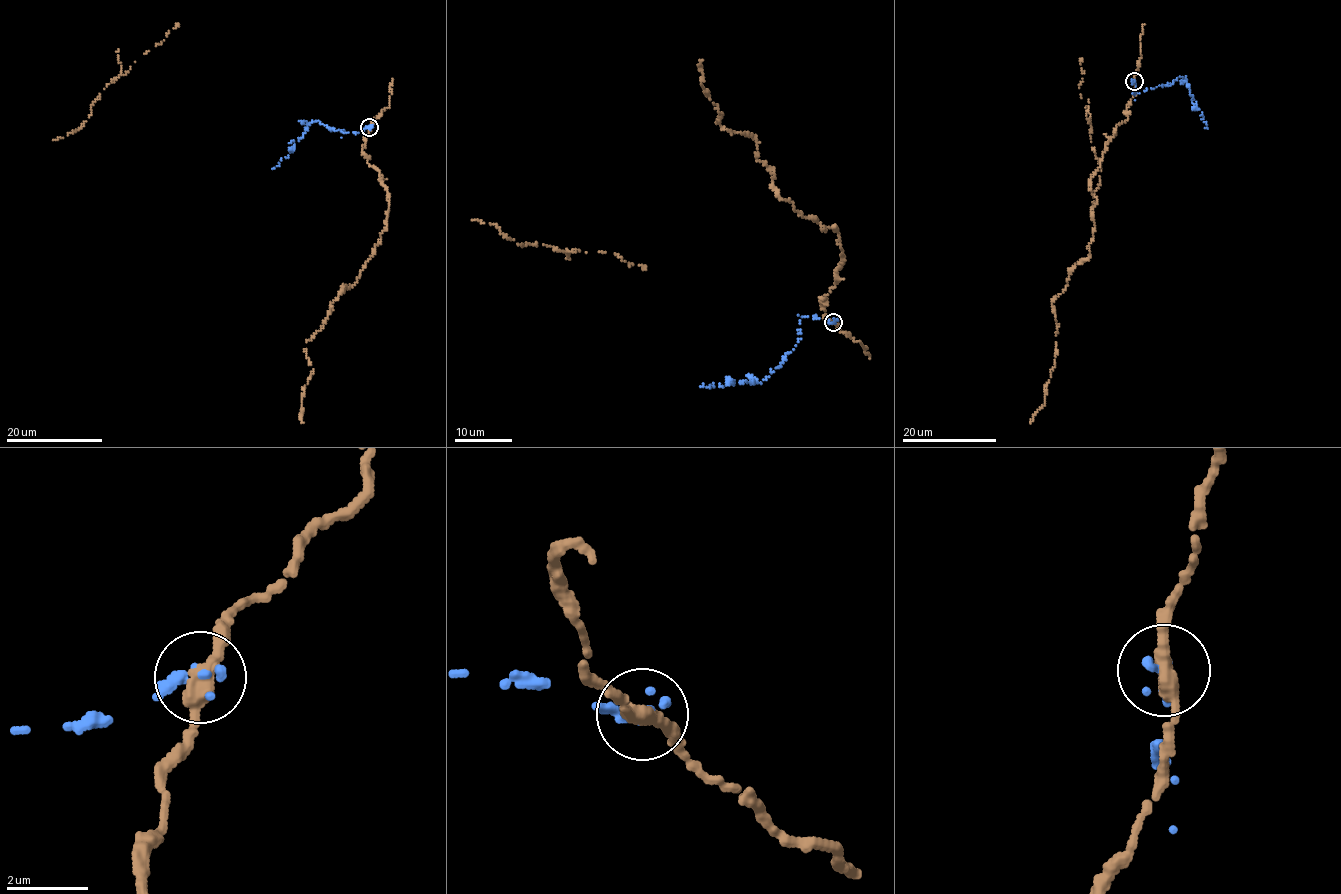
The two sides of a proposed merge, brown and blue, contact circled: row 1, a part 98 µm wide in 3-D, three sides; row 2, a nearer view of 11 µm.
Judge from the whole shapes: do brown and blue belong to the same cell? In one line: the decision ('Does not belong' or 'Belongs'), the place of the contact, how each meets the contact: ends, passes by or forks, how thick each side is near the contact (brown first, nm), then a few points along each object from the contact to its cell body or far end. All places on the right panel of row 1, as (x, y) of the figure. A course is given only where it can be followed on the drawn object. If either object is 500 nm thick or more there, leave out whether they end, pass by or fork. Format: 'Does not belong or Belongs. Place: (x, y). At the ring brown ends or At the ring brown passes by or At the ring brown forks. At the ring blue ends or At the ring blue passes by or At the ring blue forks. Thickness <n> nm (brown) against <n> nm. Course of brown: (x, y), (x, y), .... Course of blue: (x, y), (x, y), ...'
Does not belong. Place: (1134, 81). At the ring brown passes by. At the ring blue ends. Thickness 360 nm (brown) against 280 nm. Course of brown: (1134, 82), (1127, 120), (1117, 125), (1091, 176), (1089, 255), (1054, 299), (1055, 363), (1030, 423). Course of blue: (1134, 82), (1135, 94), (1182, 77), (1201, 113), (1205, 128)

